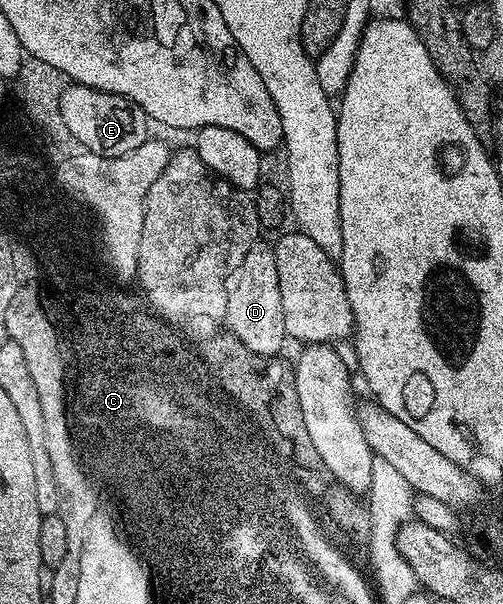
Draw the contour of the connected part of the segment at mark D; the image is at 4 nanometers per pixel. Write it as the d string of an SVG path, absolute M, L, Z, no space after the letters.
M260 242L254 251L247 256L245 264L241 271L238 271L237 277L234 278L235 291L231 293L230 300L230 320L232 327L239 335L243 336L243 342L248 347L254 347L261 351L266 357L278 356L278 351L282 349L283 343L288 342L285 333L285 313L281 313L281 285L277 285L277 257L275 256L274 246L266 242Z

